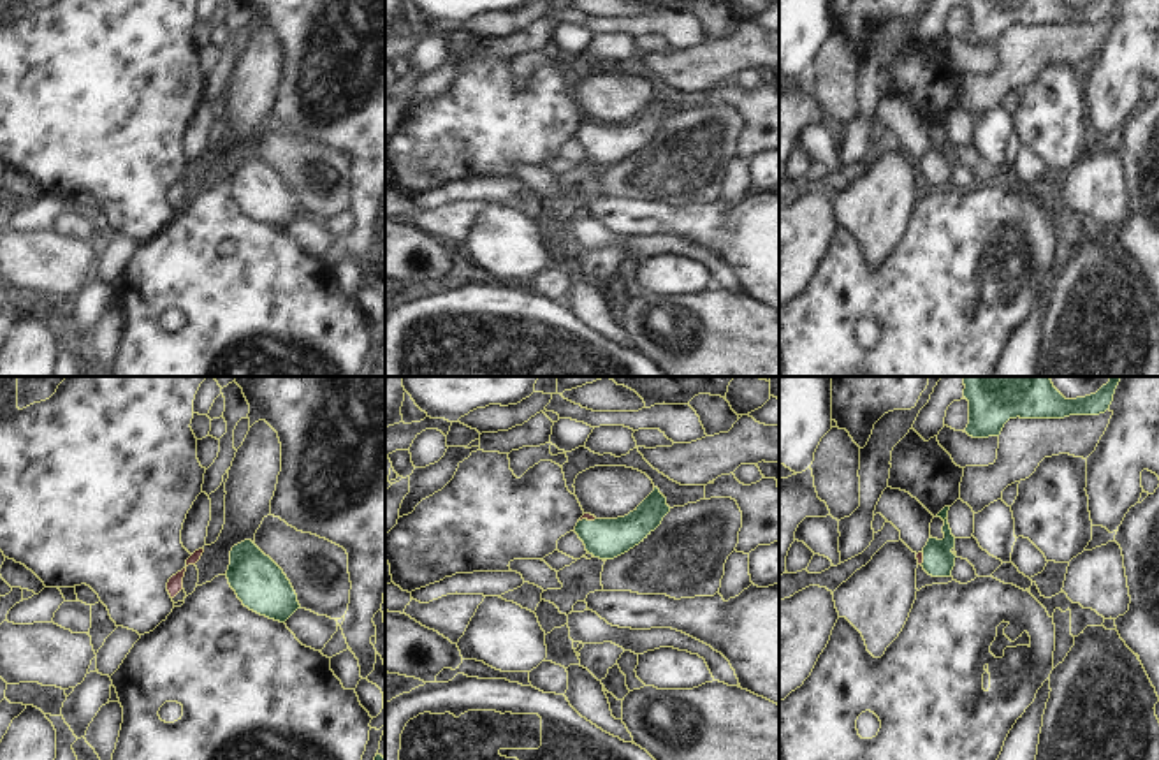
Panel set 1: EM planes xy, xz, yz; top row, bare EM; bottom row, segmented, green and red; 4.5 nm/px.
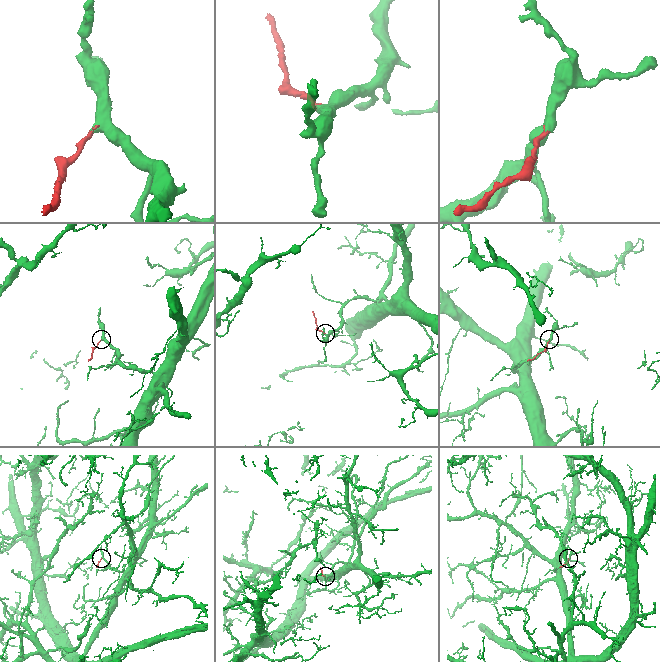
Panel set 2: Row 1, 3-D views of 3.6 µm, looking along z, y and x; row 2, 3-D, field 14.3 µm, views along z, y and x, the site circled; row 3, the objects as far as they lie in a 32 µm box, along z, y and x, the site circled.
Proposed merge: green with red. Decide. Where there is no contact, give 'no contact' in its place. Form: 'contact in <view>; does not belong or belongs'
contact in xz; belongs

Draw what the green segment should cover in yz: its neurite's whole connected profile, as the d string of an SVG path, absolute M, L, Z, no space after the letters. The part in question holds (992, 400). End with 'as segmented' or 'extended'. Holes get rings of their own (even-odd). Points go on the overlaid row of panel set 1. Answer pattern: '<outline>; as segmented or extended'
M964 376L969 401L966 433L973 438L999 436L1010 419L1064 419L1104 413L1120 376L1112 376L1096 394L1066 399L1050 376Z; as segmented

